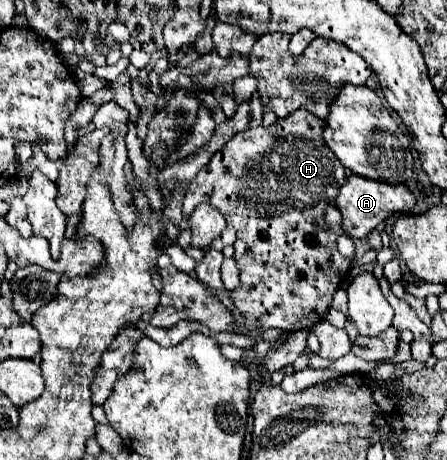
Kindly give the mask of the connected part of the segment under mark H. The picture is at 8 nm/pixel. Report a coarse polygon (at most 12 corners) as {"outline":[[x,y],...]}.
{"outline":[[296,109],[236,133],[184,213],[236,229],[246,329],[310,329],[348,273],[348,171]]}

